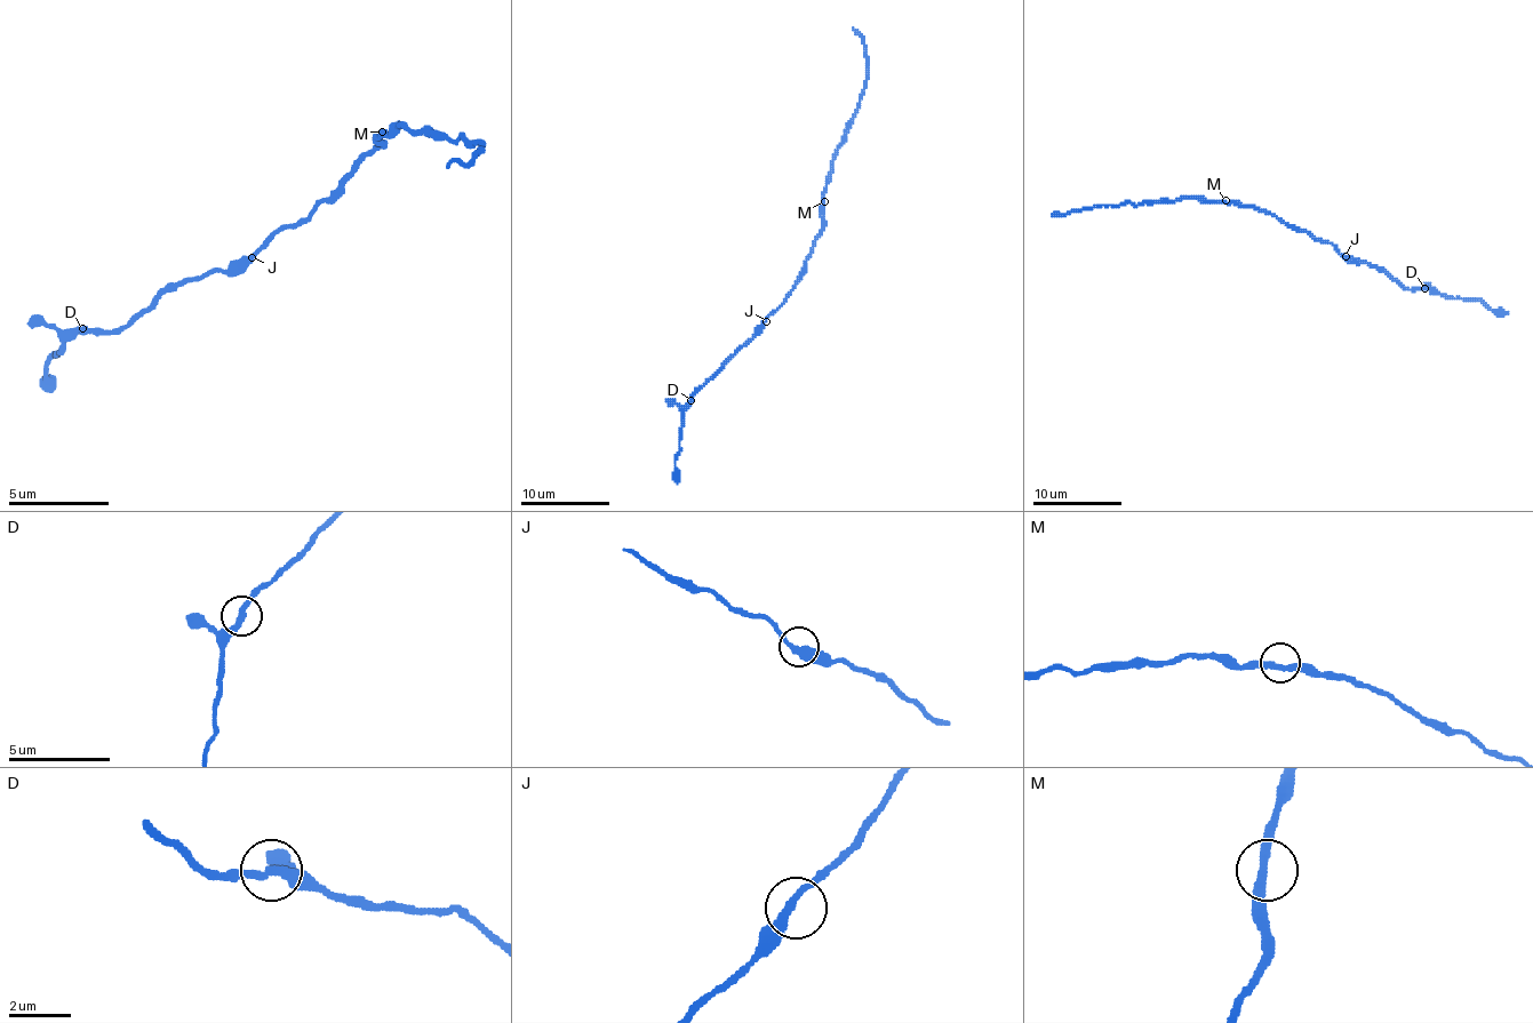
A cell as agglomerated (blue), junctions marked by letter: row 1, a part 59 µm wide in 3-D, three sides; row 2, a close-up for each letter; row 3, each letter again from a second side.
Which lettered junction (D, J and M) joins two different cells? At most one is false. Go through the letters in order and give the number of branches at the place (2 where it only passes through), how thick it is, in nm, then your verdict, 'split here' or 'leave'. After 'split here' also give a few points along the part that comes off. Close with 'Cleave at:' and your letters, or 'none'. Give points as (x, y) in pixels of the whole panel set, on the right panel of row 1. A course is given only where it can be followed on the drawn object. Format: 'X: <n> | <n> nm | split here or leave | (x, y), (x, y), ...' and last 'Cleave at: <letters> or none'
D: 2 | 300 nm | leave
J: 2 | 320 nm | leave
M: 2 | 300 nm | leave
Cleave at: none

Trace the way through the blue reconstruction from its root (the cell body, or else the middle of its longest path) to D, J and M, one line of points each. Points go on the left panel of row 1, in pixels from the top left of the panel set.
D: (333, 191), (308, 216), (282, 226), (252, 257), (172, 282), (111, 333), (86, 333), (81, 327)
J: (333, 191), (308, 216), (282, 226), (252, 257)
M: (333, 191), (377, 146), (377, 136), (382, 132)

